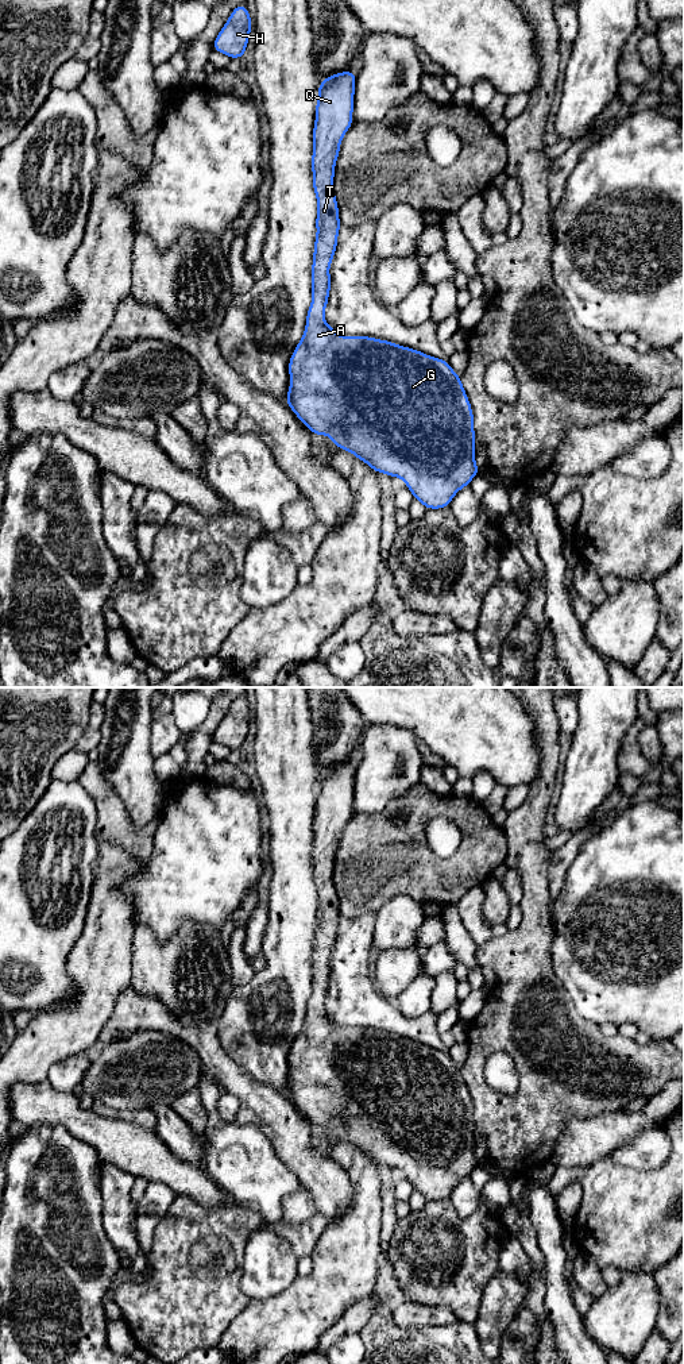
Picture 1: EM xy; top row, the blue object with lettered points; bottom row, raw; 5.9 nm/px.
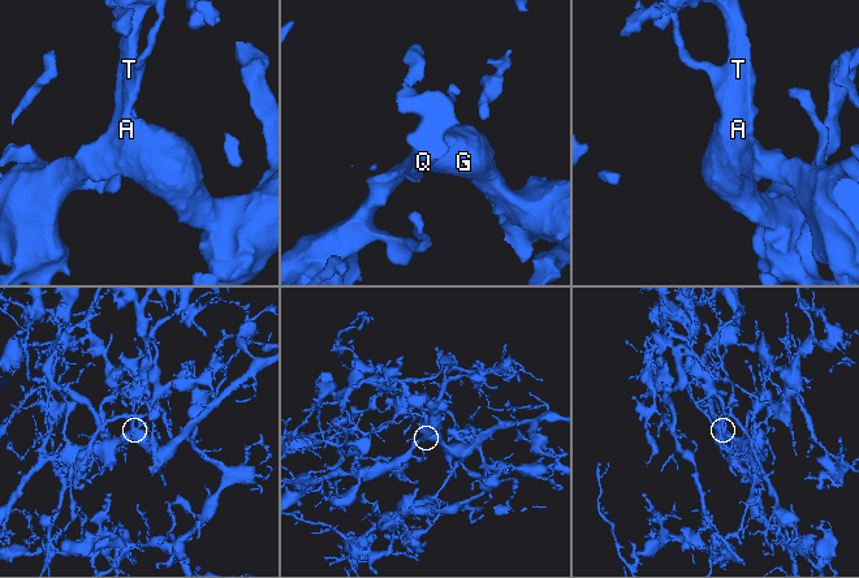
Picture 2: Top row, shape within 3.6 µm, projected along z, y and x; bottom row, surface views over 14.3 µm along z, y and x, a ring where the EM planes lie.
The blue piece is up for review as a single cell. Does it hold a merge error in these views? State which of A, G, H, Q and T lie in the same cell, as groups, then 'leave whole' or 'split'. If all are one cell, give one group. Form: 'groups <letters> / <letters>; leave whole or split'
groups A G H Q T; leave whole

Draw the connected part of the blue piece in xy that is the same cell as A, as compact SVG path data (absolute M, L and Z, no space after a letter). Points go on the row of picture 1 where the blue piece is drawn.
M355 70L335 73L318 84L310 161L313 190L317 197L317 235L312 263L313 298L306 313L304 336L289 361L290 389L285 402L310 429L312 435L329 436L340 450L352 452L356 459L364 461L378 474L384 473L391 478L402 478L414 498L426 509L448 508L455 494L461 488L468 486L472 478L480 473L475 463L474 412L460 375L452 370L448 361L410 347L371 336L337 335L324 319L331 292L329 266L337 248L337 235L341 228L333 192L335 166L344 134L353 123L356 73Z

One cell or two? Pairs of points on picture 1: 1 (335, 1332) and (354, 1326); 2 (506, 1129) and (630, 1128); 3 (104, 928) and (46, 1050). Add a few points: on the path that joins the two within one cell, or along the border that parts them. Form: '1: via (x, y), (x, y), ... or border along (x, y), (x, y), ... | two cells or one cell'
1: via (339, 1330), (343, 1326), (350, 1326) | one cell
2: border along (595, 1117), (570, 1118), (551, 1158) | two cells
3: via (101, 958), (101, 979), (96, 1000), (76, 1020) | one cell

